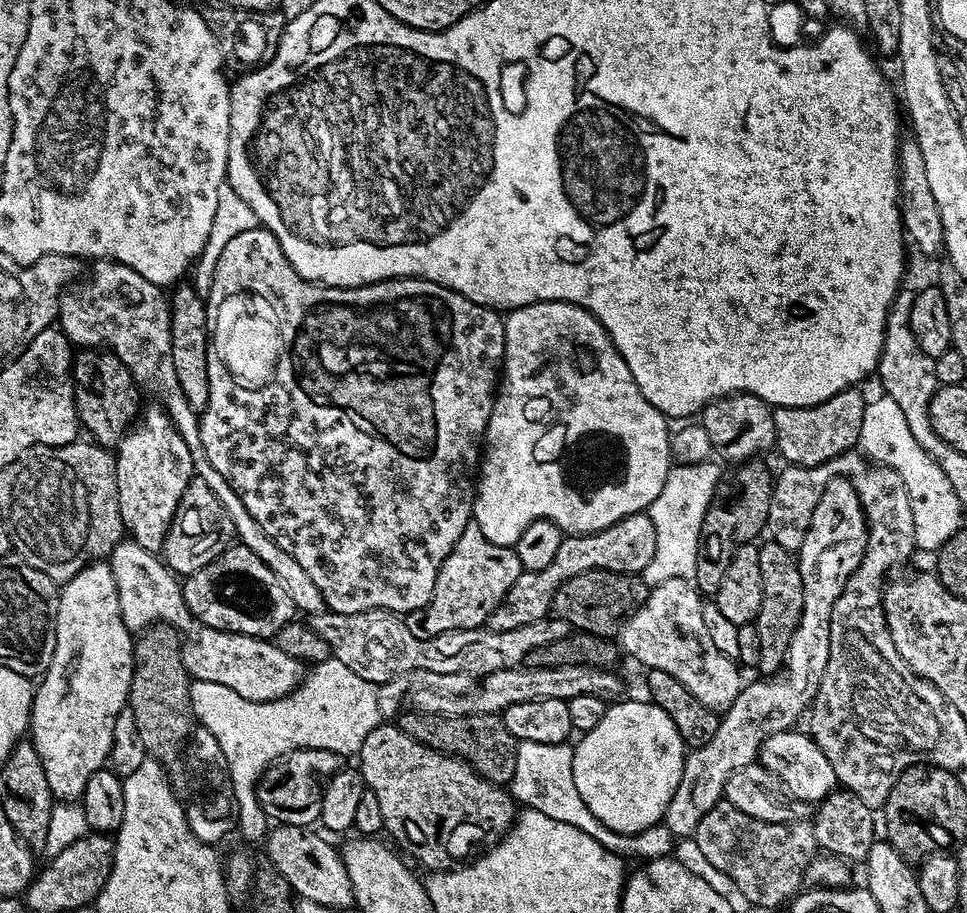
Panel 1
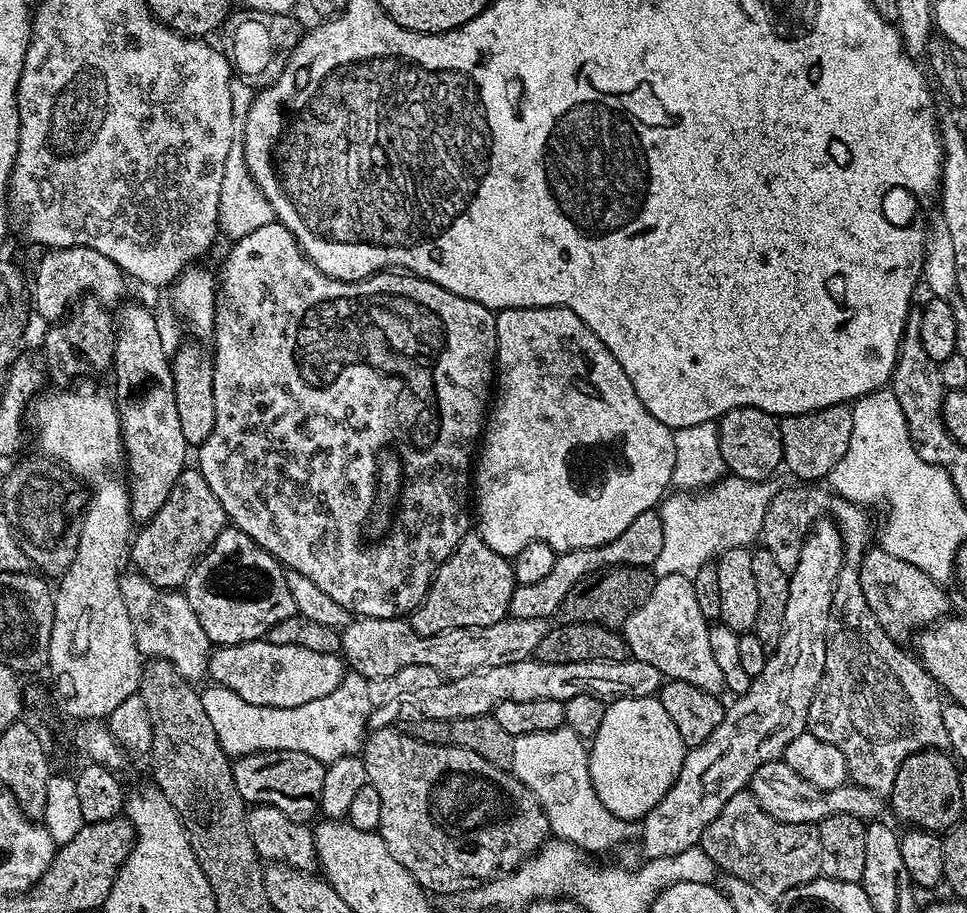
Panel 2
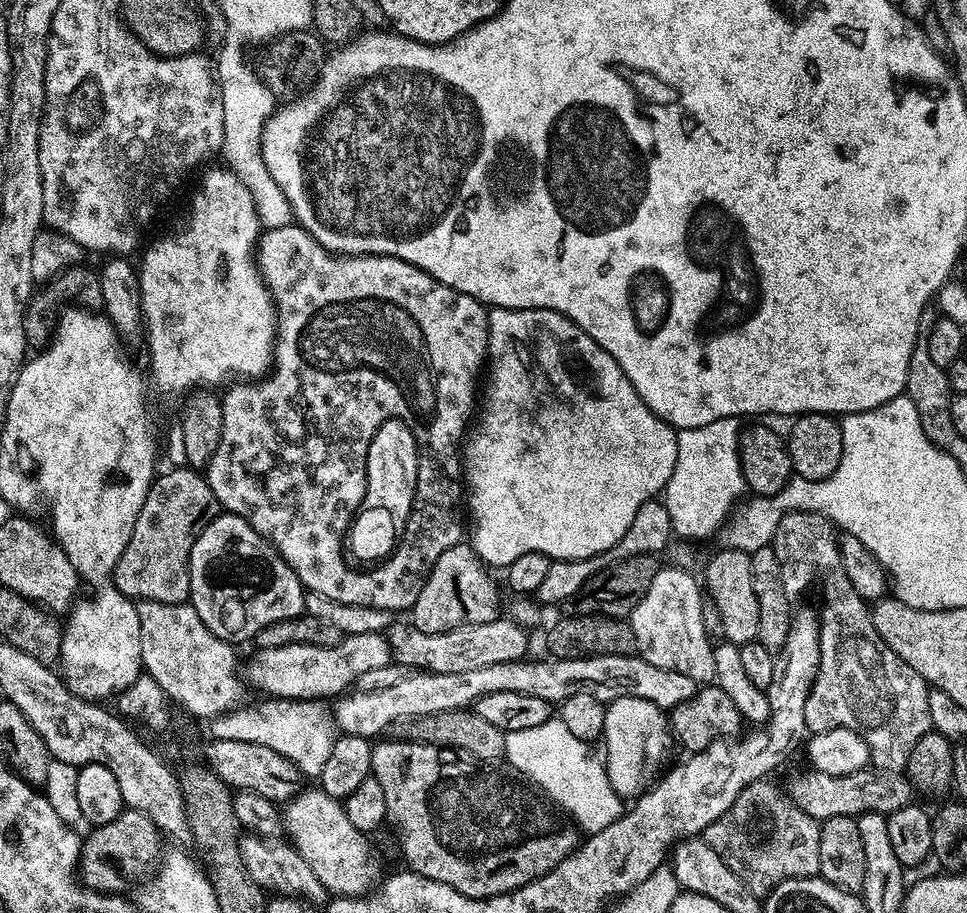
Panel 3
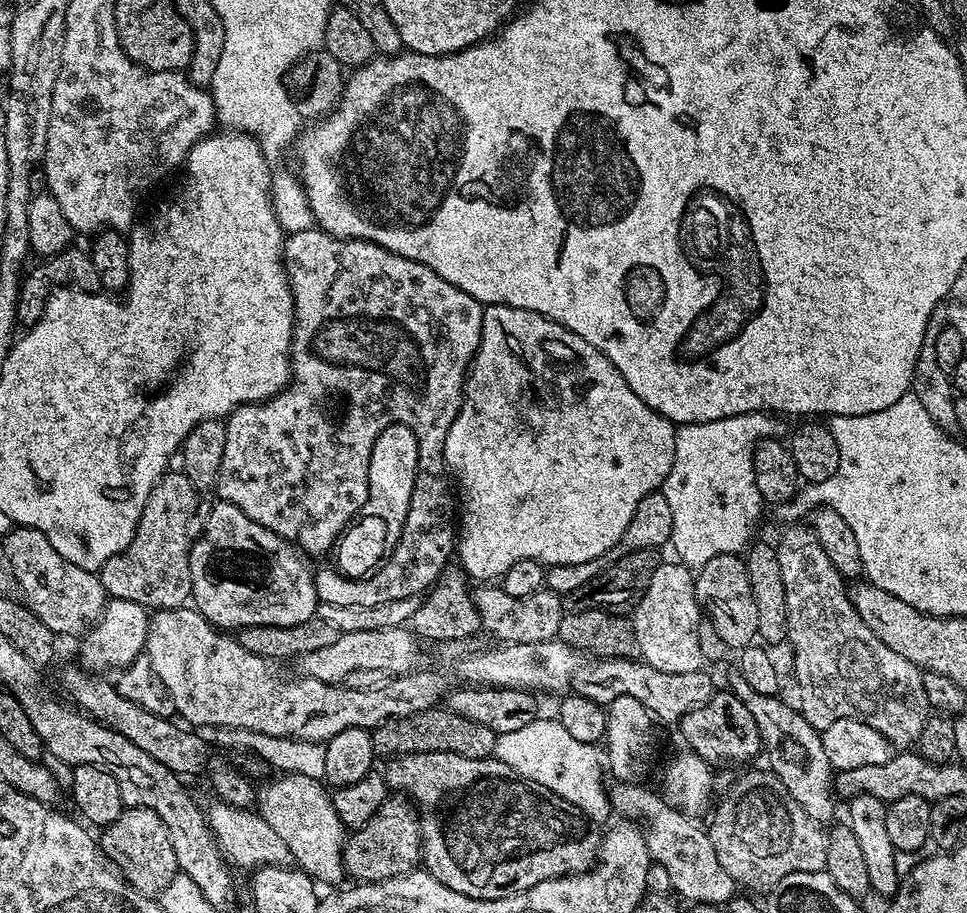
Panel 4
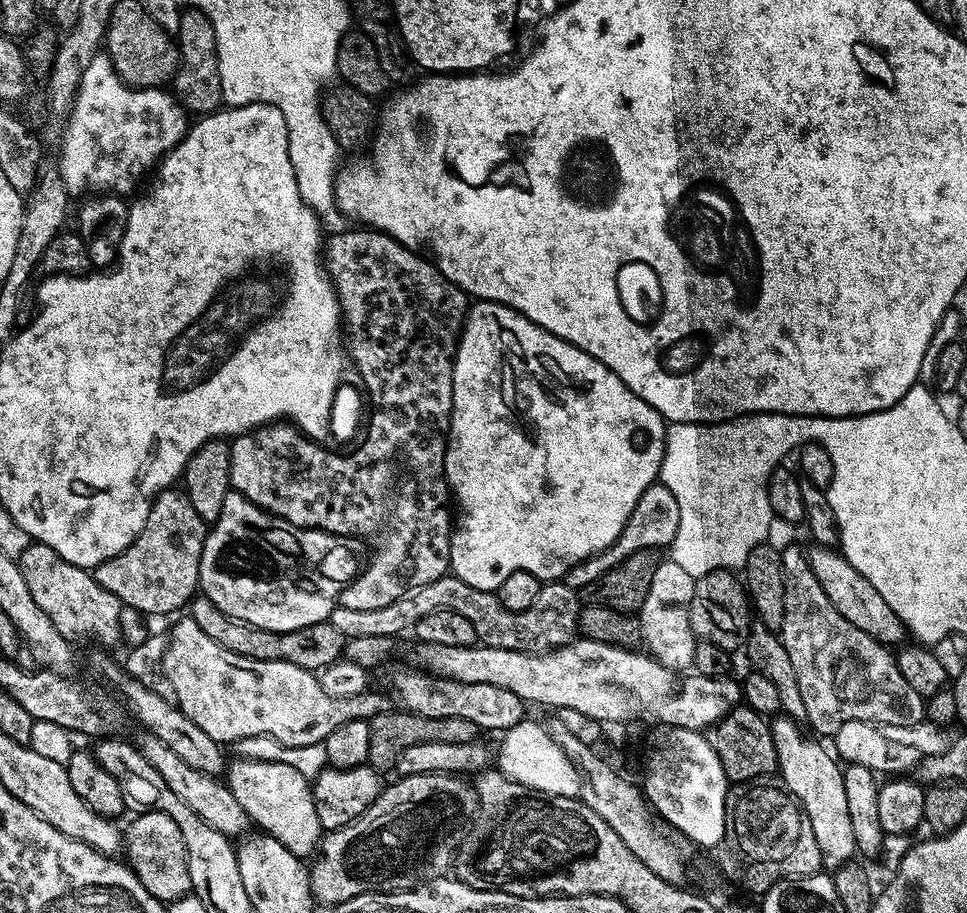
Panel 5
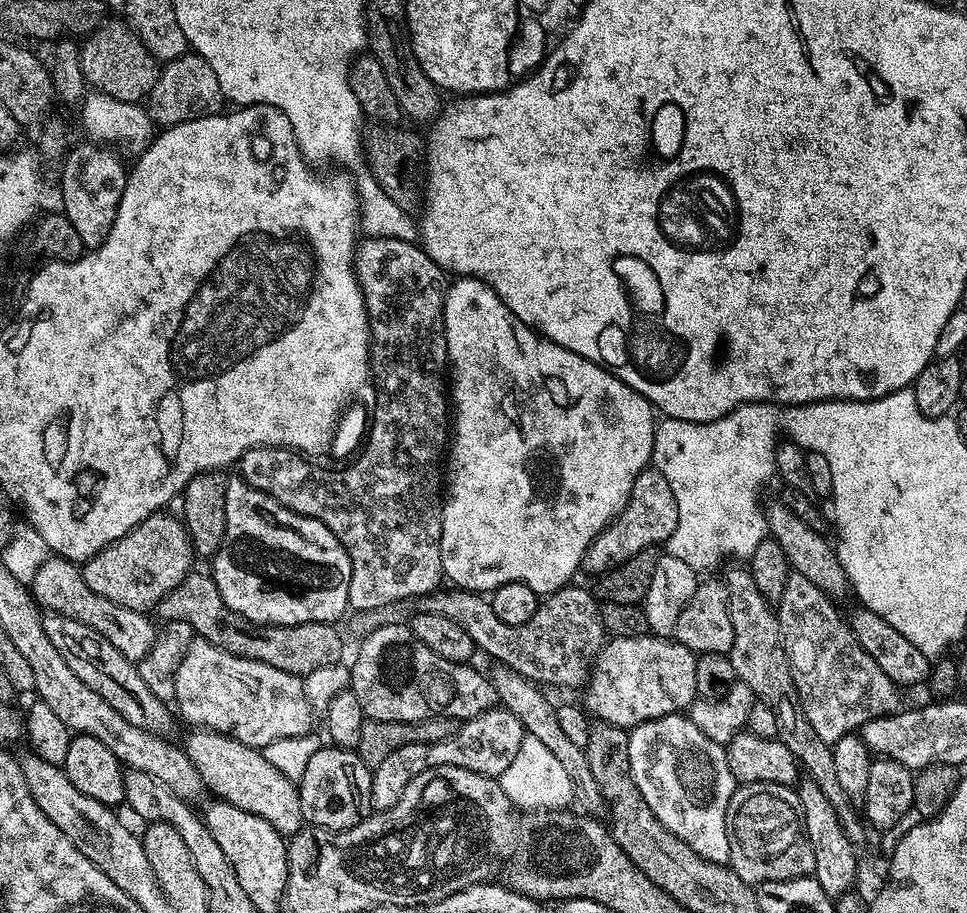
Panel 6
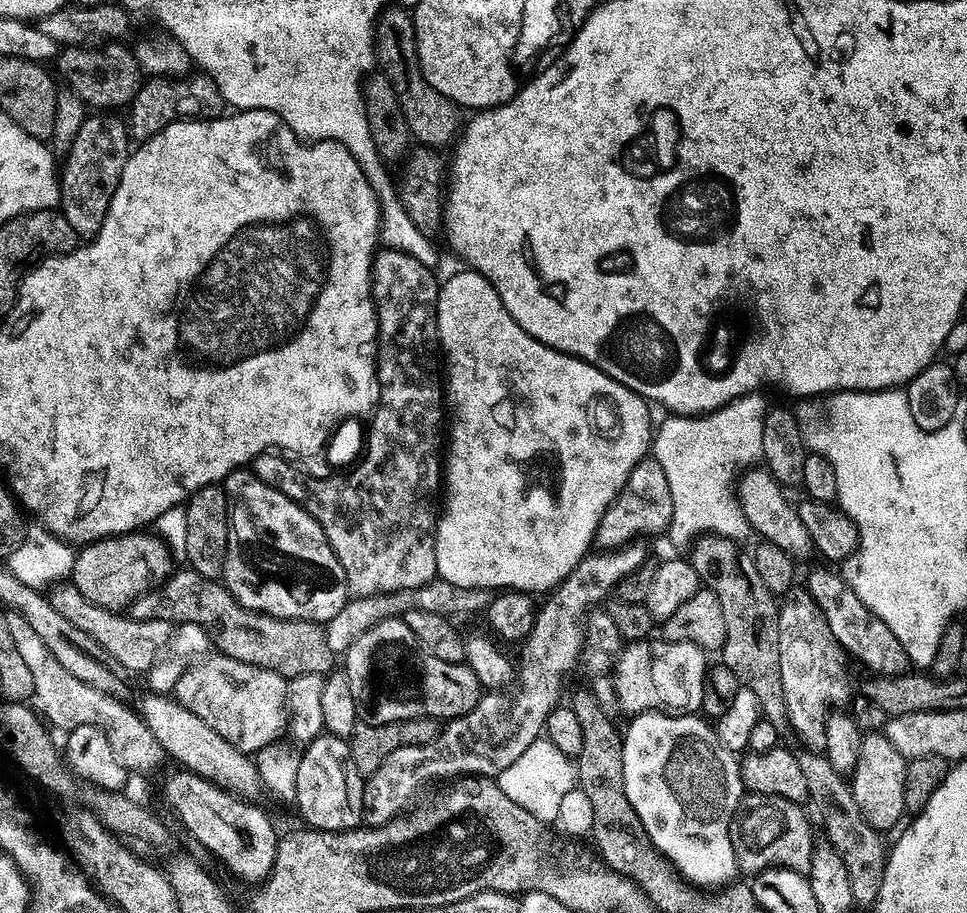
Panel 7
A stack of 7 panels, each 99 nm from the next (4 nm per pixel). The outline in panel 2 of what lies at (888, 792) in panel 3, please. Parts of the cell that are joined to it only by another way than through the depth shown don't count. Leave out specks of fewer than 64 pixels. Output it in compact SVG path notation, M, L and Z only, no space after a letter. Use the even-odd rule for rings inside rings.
M782 758L766 762L758 766L758 770L754 770L750 781L750 791L754 799L762 806L762 810L778 822L819 825L821 820L834 814L850 814L868 822L879 817L876 815L883 808L885 811L886 808L885 801L884 804L880 801L883 800L881 793L860 788L851 782L838 786L834 790L822 790L806 782L806 778L802 778L800 774L794 774L794 770L790 770L790 766L786 766Z

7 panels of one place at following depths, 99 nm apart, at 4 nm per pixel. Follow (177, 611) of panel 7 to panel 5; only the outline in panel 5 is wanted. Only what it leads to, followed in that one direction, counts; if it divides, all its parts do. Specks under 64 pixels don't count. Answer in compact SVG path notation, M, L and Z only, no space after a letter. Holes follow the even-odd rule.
M202 594L192 597L186 608L187 615L202 629L218 646L226 646L234 654L242 654L246 658L254 658L262 662L290 662L290 666L302 666L307 672L319 673L341 659L346 652L346 639L330 623L302 626L302 630L275 632L262 630L258 626L250 626L250 622L232 620L230 614L222 614L210 598Z

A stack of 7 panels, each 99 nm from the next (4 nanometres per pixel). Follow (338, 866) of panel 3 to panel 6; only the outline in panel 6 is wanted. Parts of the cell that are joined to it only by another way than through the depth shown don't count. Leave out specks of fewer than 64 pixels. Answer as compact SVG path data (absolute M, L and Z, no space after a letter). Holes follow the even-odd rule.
M207 730L193 731L193 736L186 743L186 751L190 762L194 762L194 770L202 774L205 789L223 803L233 804L274 826L280 835L291 838L305 827L300 801L300 789L297 781L282 774L270 762L266 762L263 751L251 748L248 744L238 742L232 736L224 736L220 732Z

